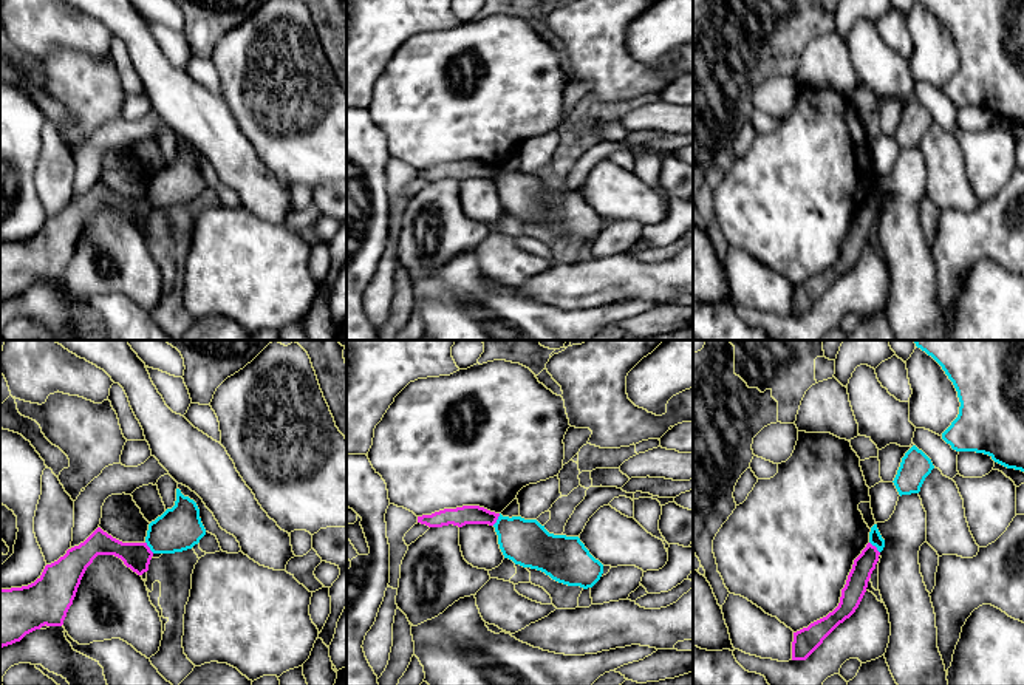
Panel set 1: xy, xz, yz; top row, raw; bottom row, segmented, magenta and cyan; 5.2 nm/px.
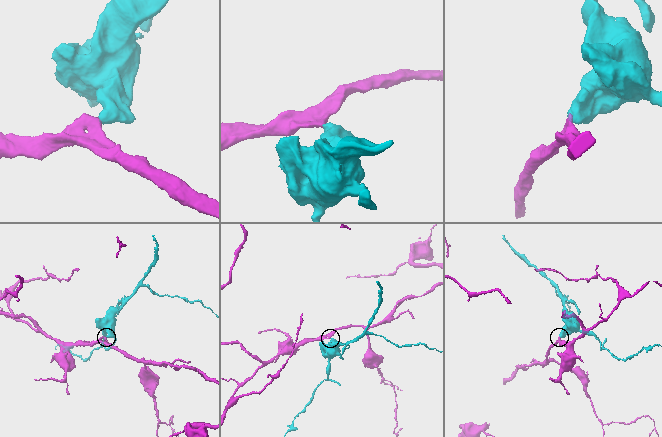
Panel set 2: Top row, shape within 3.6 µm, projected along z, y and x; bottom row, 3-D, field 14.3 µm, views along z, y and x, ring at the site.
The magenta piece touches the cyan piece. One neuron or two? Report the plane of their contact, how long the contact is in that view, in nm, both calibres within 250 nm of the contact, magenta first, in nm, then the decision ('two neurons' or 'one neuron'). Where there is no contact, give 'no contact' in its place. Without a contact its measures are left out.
meets magenta in xz; contact 80 nm long; 100 nm thick on the magenta side, 240 nm on the other; two neurons

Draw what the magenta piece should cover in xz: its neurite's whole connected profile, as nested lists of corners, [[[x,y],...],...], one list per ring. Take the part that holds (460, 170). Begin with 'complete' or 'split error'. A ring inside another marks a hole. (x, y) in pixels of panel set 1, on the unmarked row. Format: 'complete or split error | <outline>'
complete | [[[463,159],[456,162],[444,162],[432,169],[418,170],[418,176],[428,181],[442,181],[442,179],[458,179],[466,178],[489,178],[493,179],[500,167],[490,165],[480,159]]]

